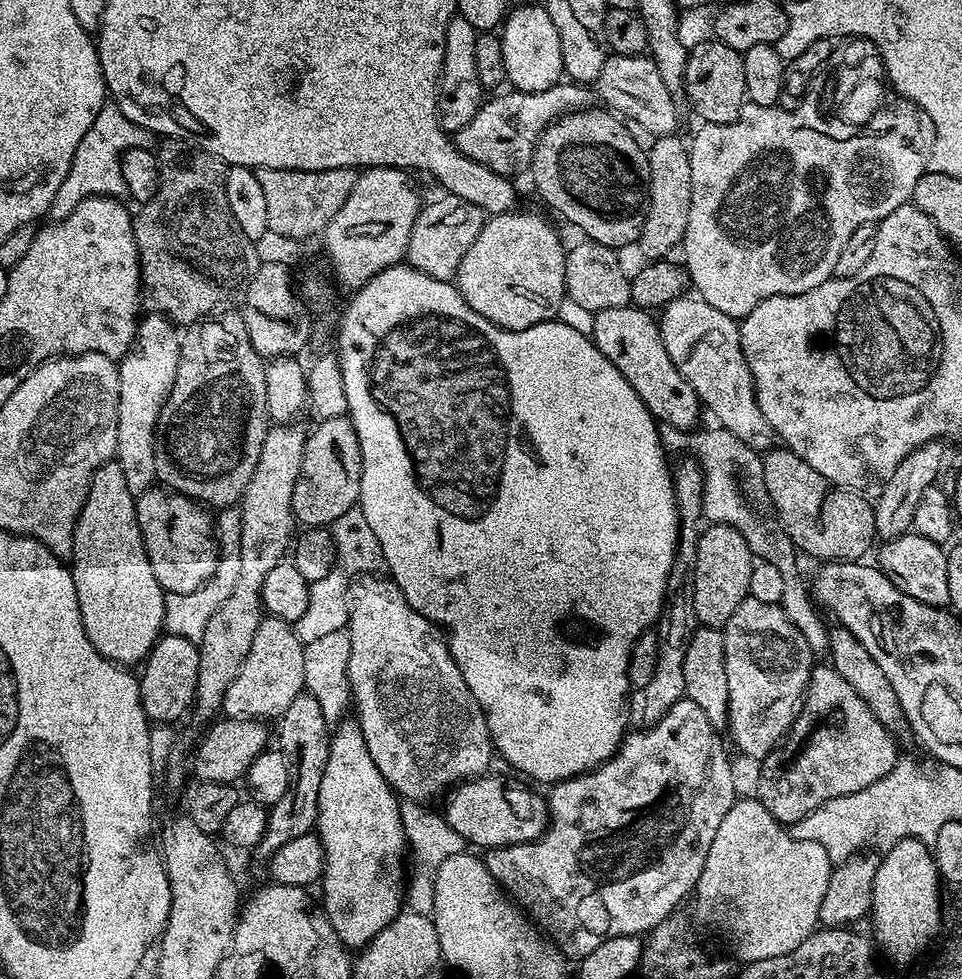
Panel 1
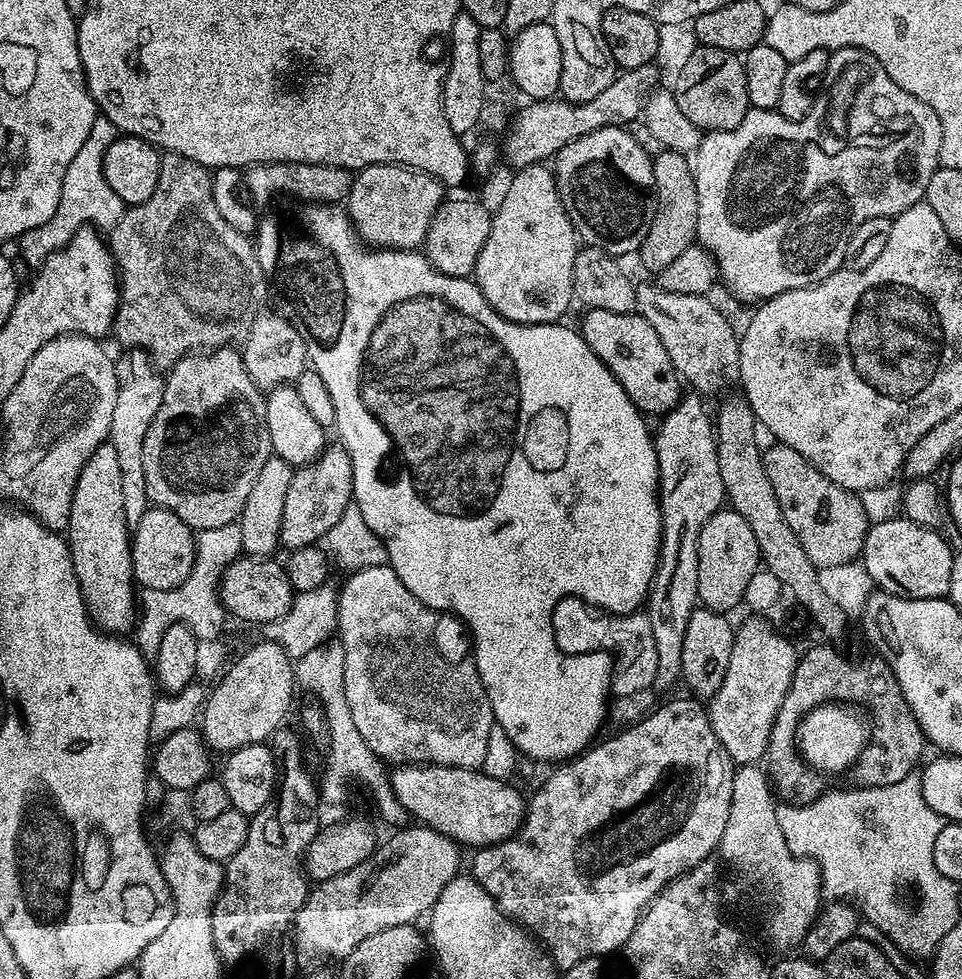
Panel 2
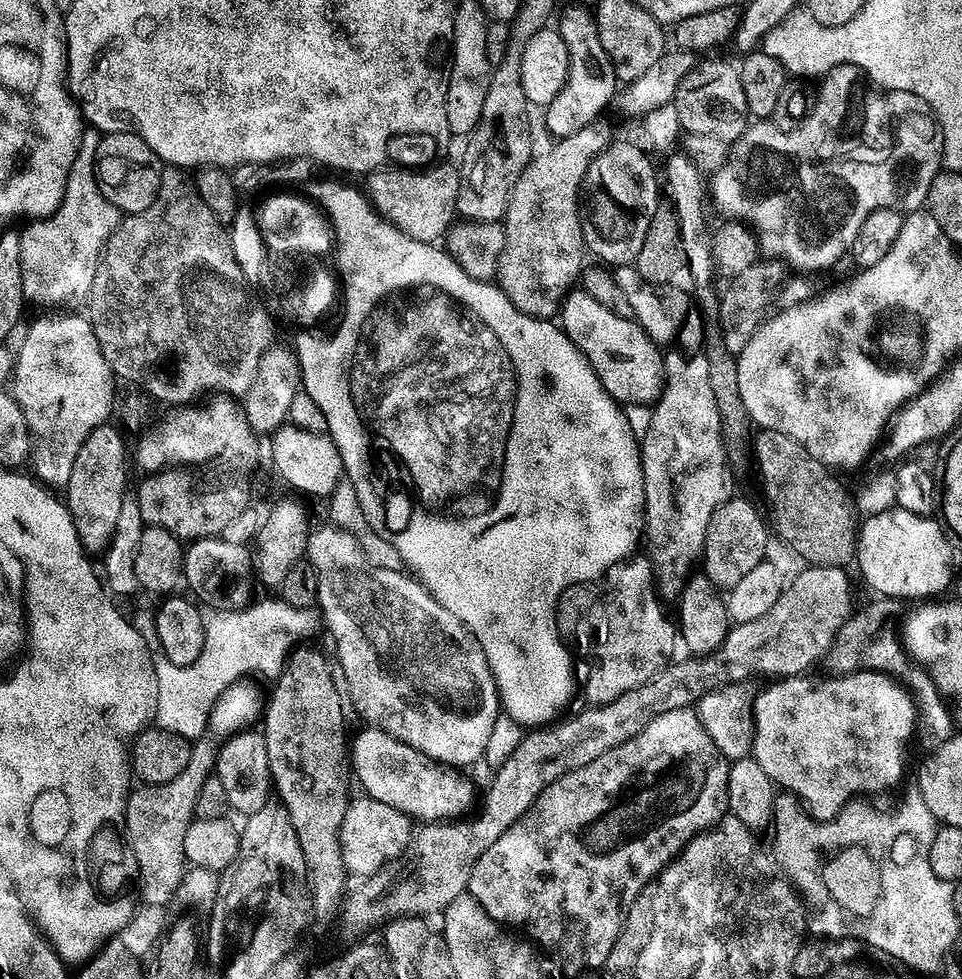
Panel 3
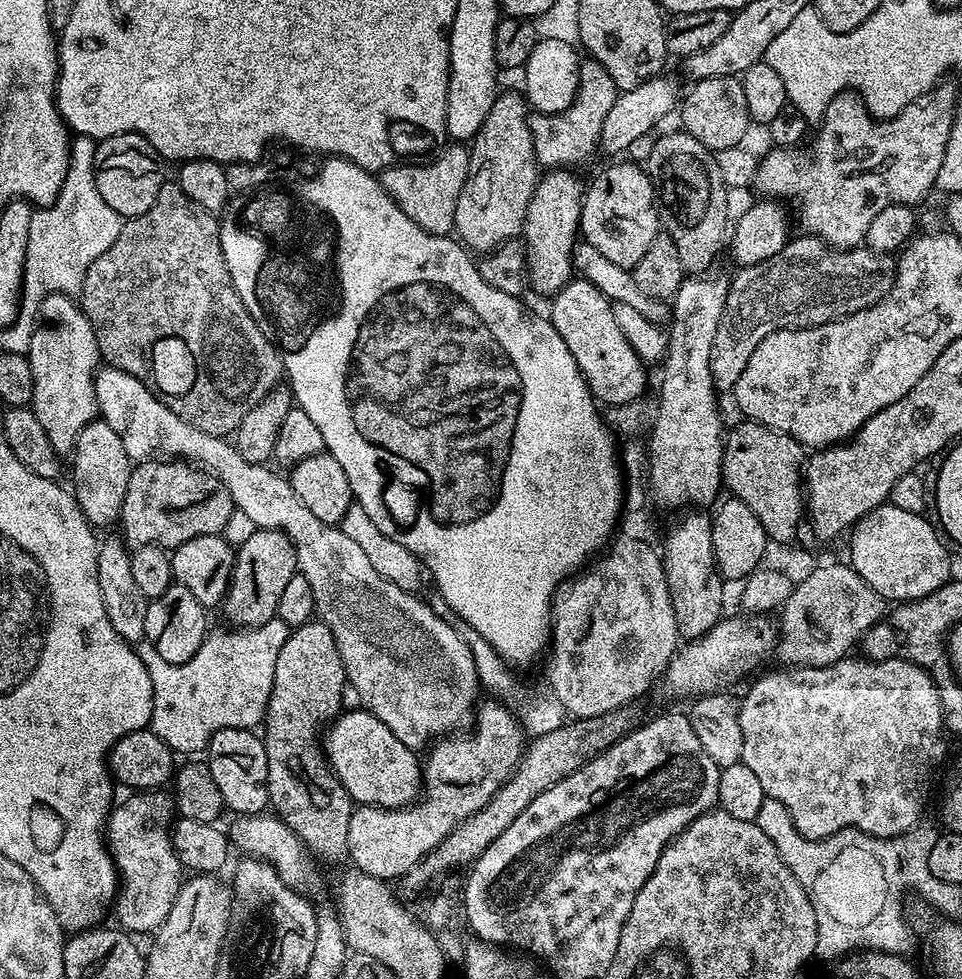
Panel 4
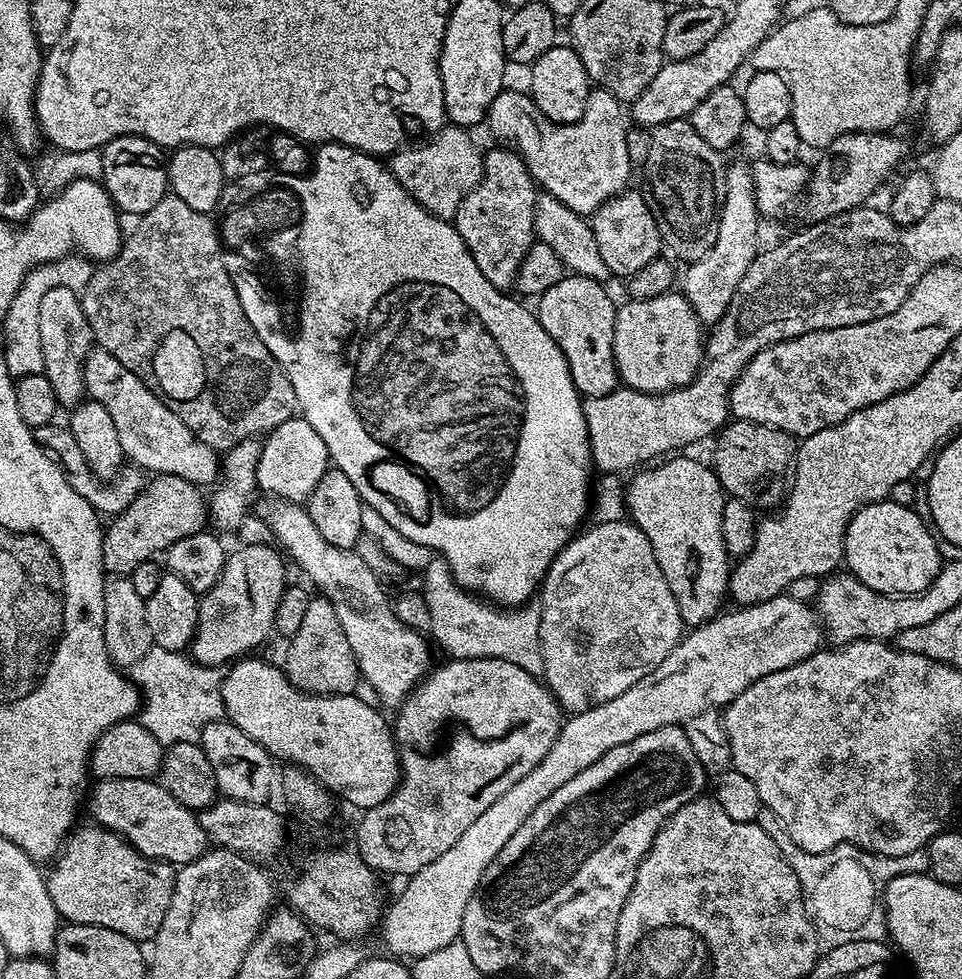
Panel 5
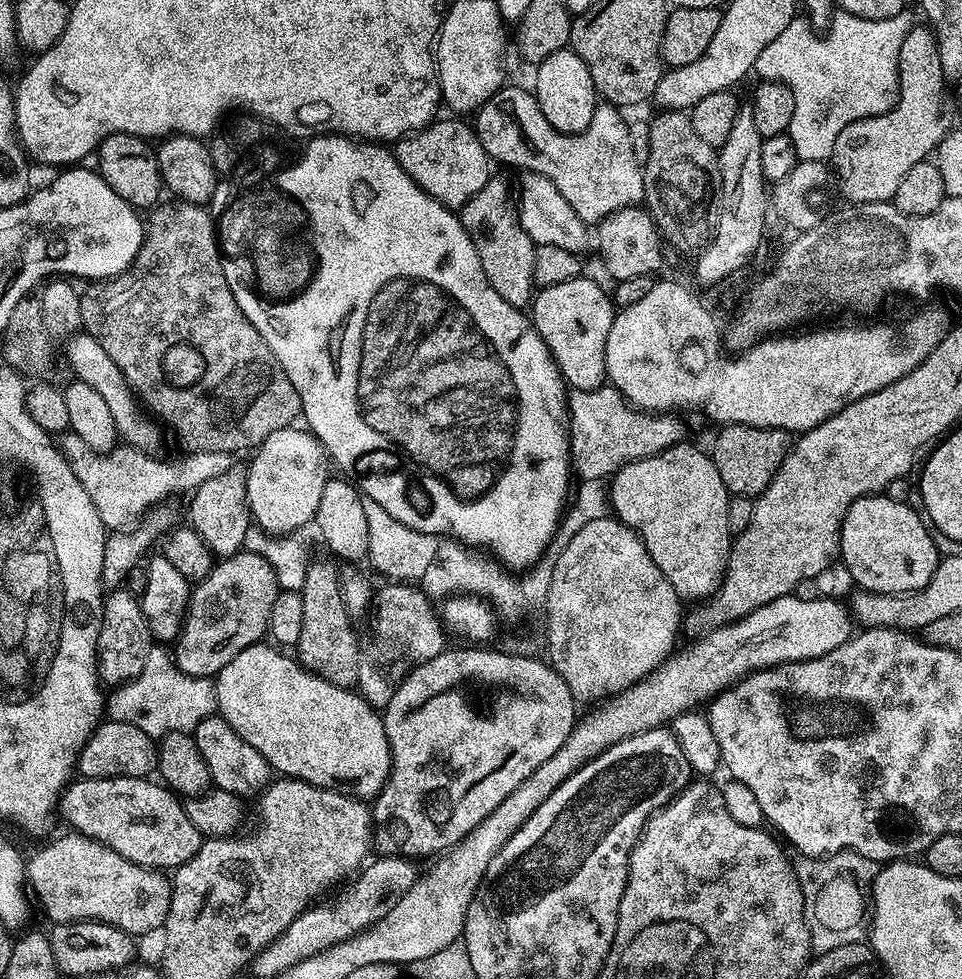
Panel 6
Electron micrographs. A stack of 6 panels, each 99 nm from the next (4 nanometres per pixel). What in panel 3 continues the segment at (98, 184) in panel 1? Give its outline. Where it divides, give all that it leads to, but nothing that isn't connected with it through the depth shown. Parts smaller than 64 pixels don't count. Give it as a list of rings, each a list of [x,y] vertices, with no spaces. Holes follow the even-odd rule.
[[[85,131],[80,149],[74,158],[74,166],[68,171],[68,181],[59,210],[42,220],[25,223],[20,233],[20,265],[22,266],[22,290],[25,301],[36,304],[60,304],[63,300],[80,300],[87,297],[94,282],[96,263],[104,244],[119,226],[122,214],[98,190],[94,174],[96,147],[101,133]]]

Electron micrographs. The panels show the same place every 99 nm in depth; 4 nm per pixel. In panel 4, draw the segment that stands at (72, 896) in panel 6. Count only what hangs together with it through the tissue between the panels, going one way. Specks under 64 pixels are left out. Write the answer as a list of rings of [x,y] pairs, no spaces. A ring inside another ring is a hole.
[[[140,790],[135,794],[128,794],[132,796],[126,797],[121,804],[119,801],[119,803],[113,807],[108,818],[106,847],[112,854],[112,861],[116,863],[116,871],[118,873],[118,891],[114,901],[114,916],[116,912],[117,918],[120,919],[120,921],[118,921],[119,927],[132,934],[137,934],[136,932],[148,932],[147,934],[155,933],[156,929],[162,926],[162,922],[166,922],[166,914],[170,914],[170,906],[174,906],[174,902],[180,893],[180,886],[186,879],[186,869],[178,858],[175,845],[172,844],[172,833],[170,831],[174,824],[174,800],[169,793],[168,796],[166,793],[167,791],[164,790]]]

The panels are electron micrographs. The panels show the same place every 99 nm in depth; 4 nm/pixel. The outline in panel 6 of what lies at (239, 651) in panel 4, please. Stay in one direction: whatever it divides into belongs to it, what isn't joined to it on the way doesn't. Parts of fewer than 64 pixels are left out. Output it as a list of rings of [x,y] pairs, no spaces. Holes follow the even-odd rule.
[[[154,646],[147,654],[142,674],[128,685],[113,689],[105,699],[107,719],[127,722],[152,739],[168,733],[193,733],[198,723],[215,713],[215,685],[209,677],[186,676],[176,667],[169,651]]]

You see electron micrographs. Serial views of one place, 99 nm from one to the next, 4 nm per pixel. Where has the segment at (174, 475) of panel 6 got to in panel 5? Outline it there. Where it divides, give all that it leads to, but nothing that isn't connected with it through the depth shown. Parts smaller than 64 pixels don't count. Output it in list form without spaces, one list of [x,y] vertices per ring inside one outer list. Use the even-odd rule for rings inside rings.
[[[53,422],[37,428],[34,435],[36,441],[44,447],[44,451],[58,461],[60,468],[66,474],[66,482],[70,482],[70,486],[74,486],[74,490],[78,490],[78,494],[82,494],[82,498],[86,498],[86,502],[90,502],[90,506],[98,514],[111,518],[126,510],[126,506],[130,506],[130,502],[134,502],[134,498],[144,488],[145,473],[135,466],[125,466],[111,480],[107,482],[100,480],[90,470],[86,458],[82,455],[82,449],[78,447],[78,442],[74,442],[71,430],[67,426],[60,425],[59,428],[58,424]]]

